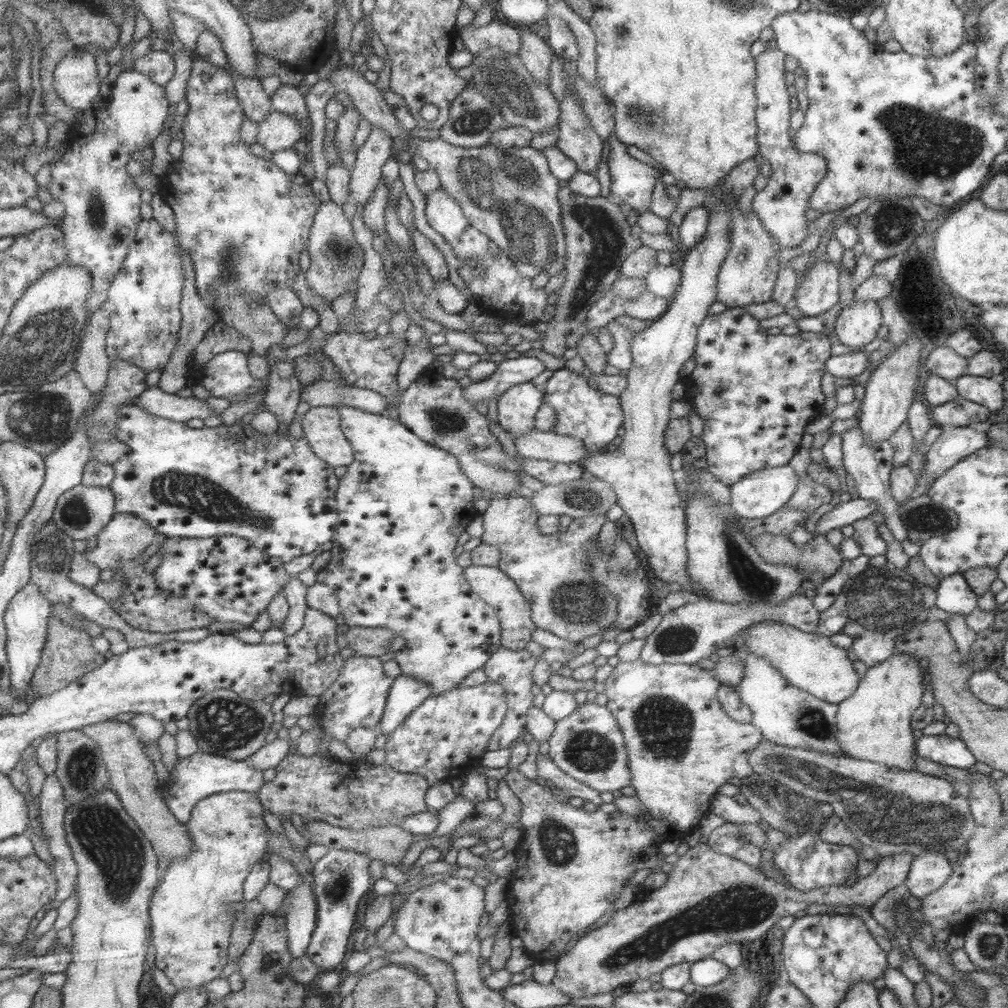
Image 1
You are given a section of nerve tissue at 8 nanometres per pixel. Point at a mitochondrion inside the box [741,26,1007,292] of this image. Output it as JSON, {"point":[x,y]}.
{"point":[928,148]}

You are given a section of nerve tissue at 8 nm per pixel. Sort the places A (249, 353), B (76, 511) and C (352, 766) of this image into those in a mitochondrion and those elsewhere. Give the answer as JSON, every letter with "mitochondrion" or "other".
{"A":"other","B":"mitochondrion","C":"other"}

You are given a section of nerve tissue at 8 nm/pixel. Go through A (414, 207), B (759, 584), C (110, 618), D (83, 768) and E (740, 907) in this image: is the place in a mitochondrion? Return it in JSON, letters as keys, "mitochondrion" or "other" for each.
{"A":"other","B":"mitochondrion","C":"other","D":"mitochondrion","E":"mitochondrion"}

